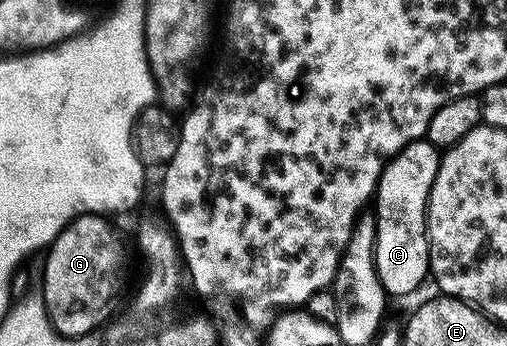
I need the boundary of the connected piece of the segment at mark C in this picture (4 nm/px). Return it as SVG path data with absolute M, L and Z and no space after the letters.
M425 139L413 141L387 165L373 202L374 258L380 283L391 298L414 293L430 271L430 239L426 236L426 208L436 179L440 150Z

